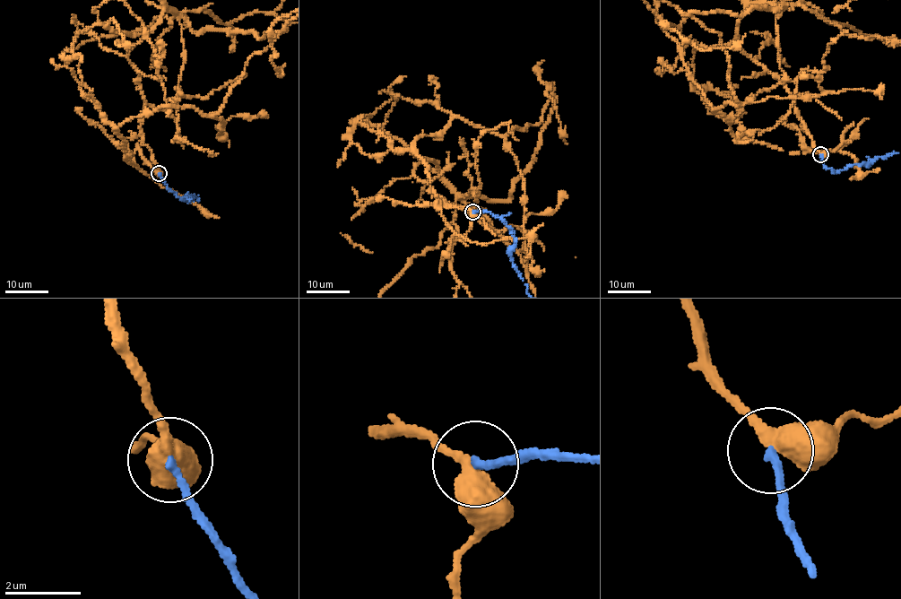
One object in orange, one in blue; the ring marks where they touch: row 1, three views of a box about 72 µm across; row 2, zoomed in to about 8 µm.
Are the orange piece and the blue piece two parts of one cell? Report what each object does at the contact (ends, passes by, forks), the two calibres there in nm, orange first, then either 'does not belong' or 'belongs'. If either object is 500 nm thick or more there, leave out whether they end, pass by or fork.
orange passes by; blue ends there; 480 nm thick on the orange side, 200 nm on the other; belongs

